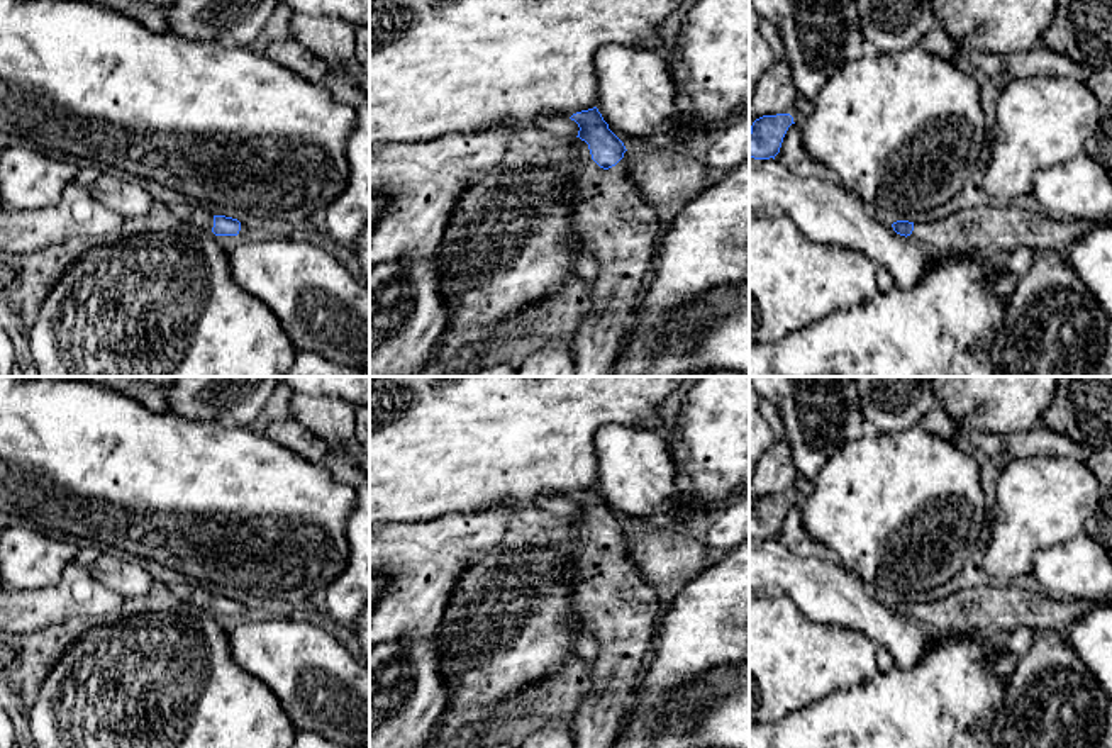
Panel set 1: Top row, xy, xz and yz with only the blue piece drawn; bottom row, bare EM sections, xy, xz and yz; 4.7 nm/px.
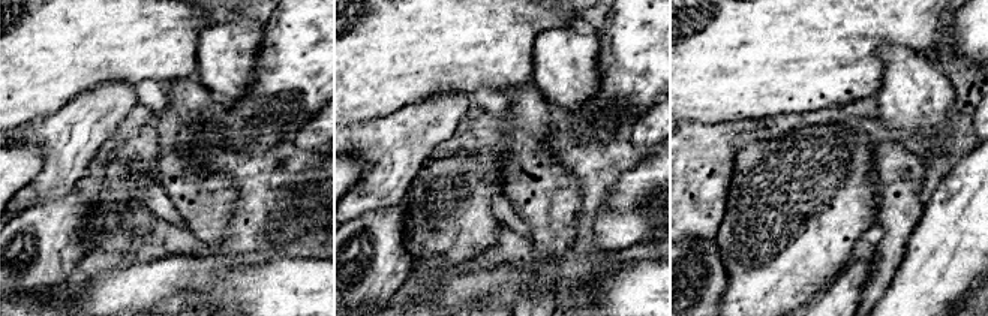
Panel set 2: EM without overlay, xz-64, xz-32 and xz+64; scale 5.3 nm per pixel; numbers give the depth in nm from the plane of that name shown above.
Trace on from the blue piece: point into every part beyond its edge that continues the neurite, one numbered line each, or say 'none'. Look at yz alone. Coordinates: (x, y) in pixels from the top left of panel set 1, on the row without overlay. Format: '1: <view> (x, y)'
1: yz (994, 611)

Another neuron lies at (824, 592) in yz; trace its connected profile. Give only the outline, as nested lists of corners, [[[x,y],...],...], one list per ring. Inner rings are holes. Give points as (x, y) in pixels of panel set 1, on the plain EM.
[[[749,538],[749,590],[785,594],[815,624],[863,633],[888,650],[898,670],[914,668],[942,634],[897,614],[832,560],[802,558],[773,538]]]

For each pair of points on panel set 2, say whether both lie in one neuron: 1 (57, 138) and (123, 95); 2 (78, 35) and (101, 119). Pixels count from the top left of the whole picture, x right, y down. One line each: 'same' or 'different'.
1: same
2: different

